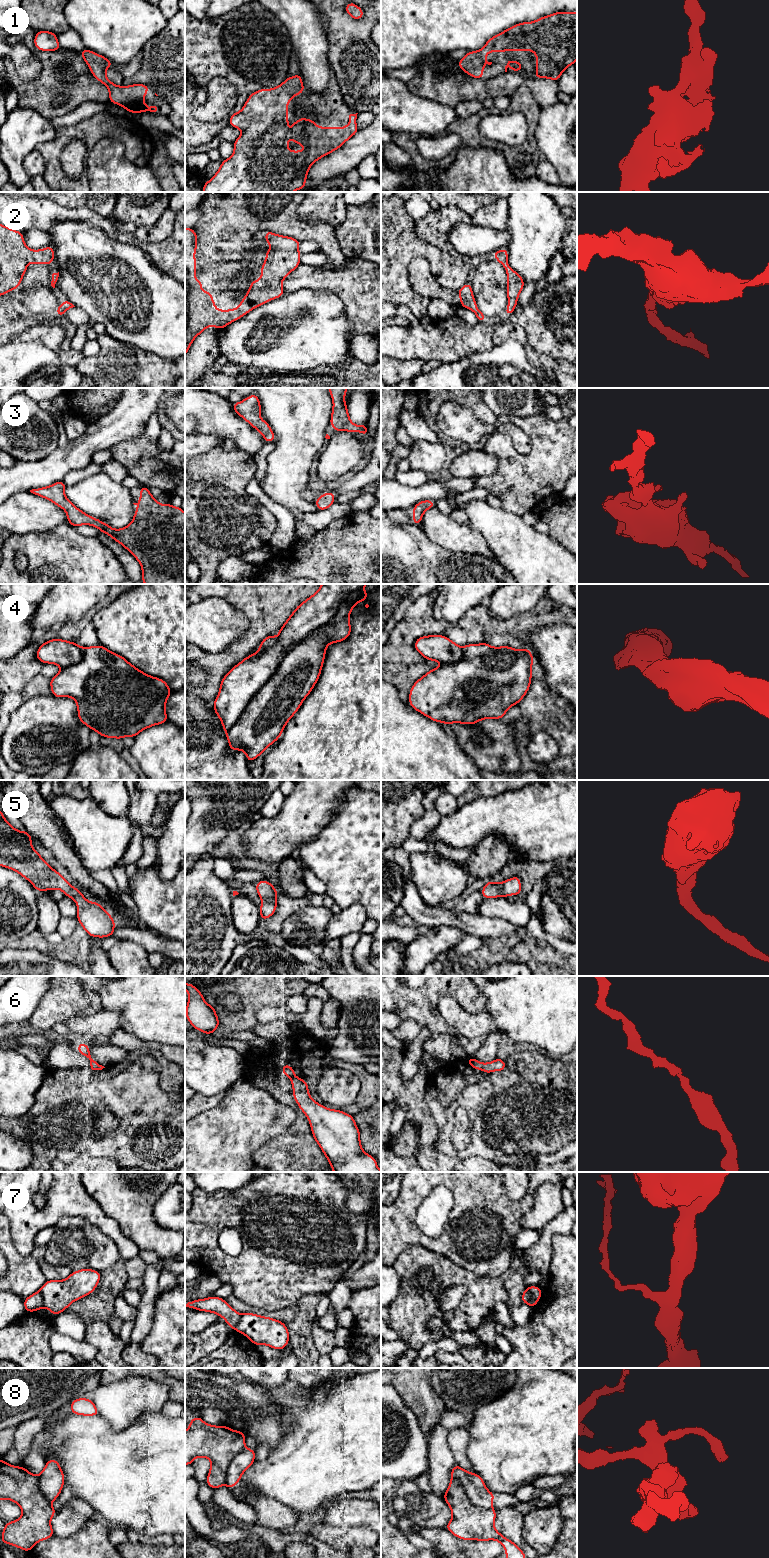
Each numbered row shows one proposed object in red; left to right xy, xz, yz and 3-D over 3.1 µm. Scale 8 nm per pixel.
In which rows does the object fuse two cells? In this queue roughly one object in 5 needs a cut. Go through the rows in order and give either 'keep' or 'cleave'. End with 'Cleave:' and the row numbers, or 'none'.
1: keep
2: keep
3: keep
4: keep
5: keep
6: keep
7: cleave
8: cleave
Cleave: 7, 8

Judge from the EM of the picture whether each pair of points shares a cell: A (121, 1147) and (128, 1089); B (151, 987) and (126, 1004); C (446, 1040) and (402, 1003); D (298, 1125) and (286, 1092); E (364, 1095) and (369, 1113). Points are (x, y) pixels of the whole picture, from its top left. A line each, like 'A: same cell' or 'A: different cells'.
A: same cell
B: same cell
C: different cells
D: same cell
E: different cells

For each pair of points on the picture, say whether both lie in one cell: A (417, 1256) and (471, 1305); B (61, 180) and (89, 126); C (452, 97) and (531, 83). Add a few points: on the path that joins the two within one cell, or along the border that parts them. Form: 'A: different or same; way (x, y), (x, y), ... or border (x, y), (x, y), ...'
A: same; way (435, 1267), (441, 1273), (459, 1276), (470, 1287)
B: same; way (54, 164), (54, 149), (73, 132)
C: same; way (472, 89), (493, 88), (511, 81)

